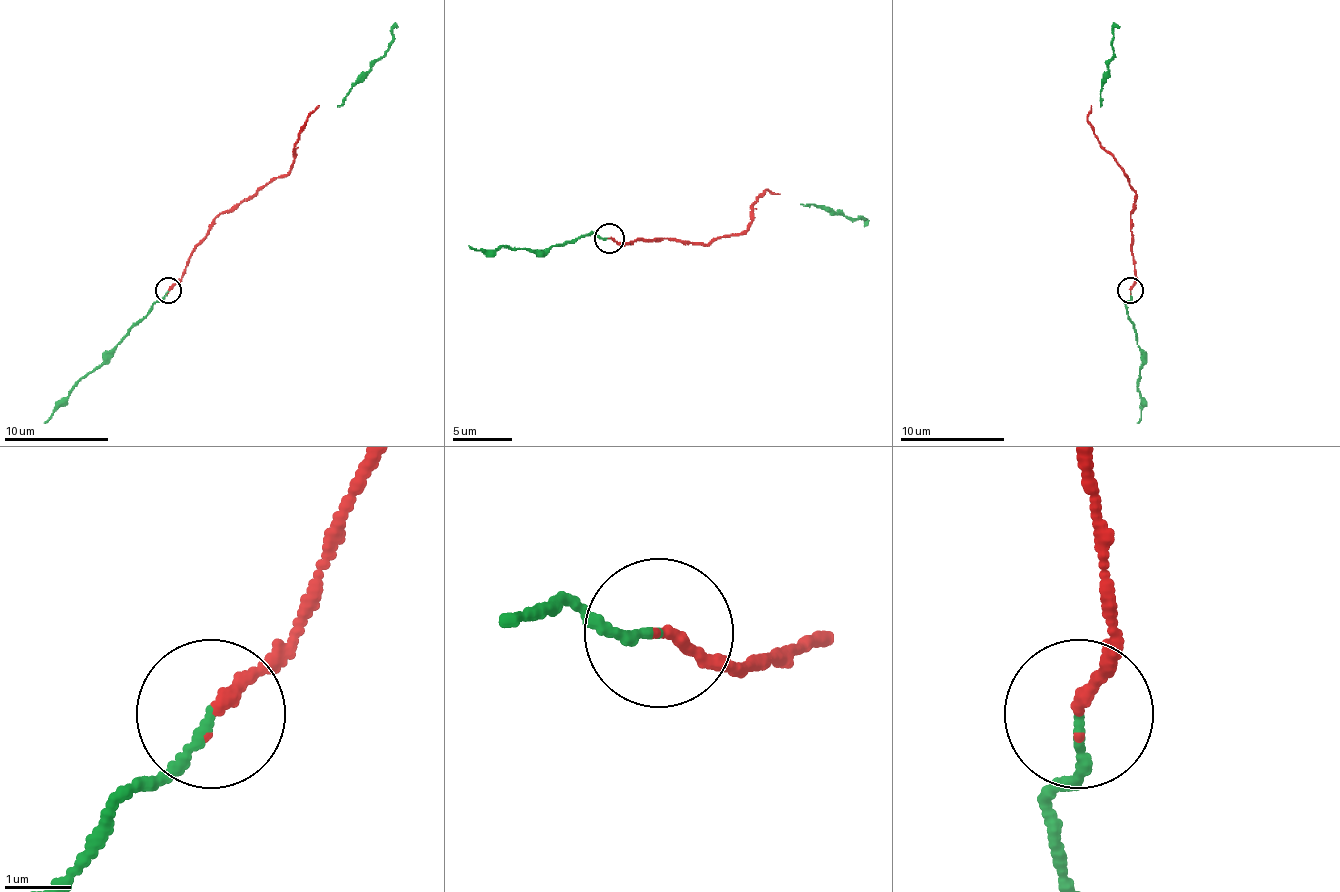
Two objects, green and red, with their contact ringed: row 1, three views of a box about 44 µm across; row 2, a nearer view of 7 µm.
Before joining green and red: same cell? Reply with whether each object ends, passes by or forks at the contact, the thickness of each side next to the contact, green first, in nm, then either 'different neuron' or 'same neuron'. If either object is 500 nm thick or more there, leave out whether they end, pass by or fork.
green ends; red ends; calibres 130 and 170 nm; same neuron

